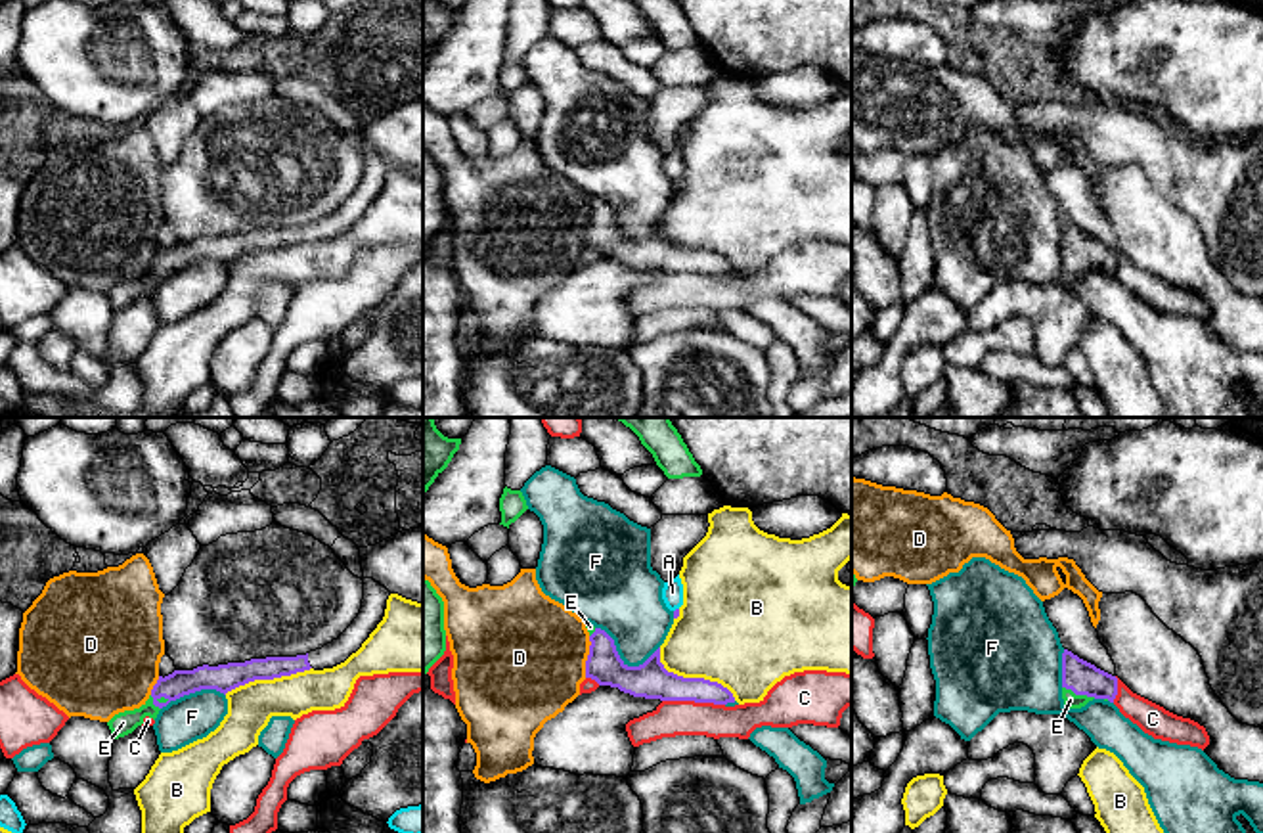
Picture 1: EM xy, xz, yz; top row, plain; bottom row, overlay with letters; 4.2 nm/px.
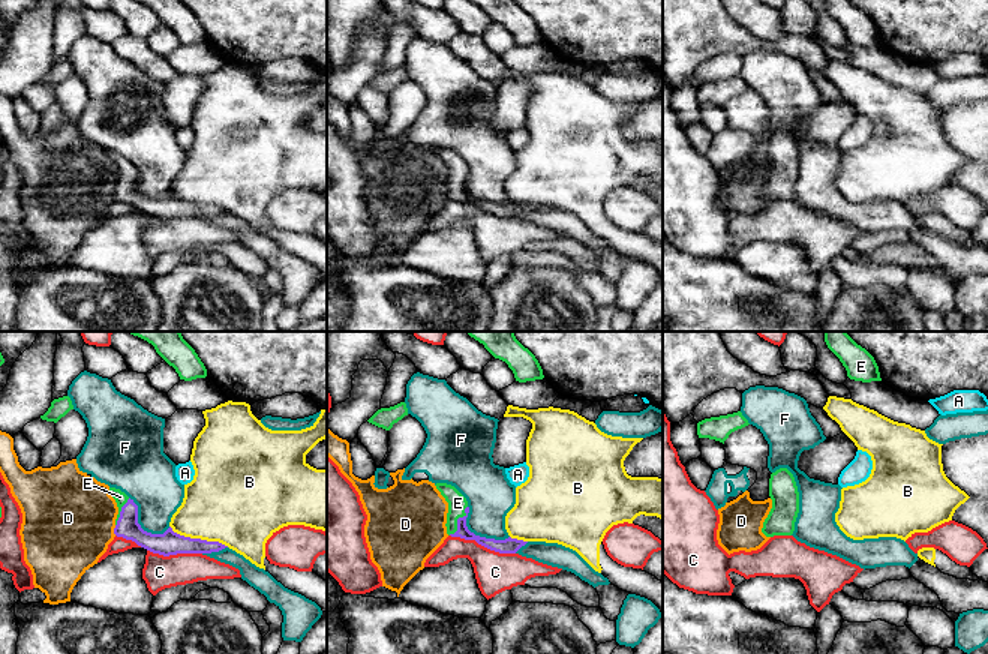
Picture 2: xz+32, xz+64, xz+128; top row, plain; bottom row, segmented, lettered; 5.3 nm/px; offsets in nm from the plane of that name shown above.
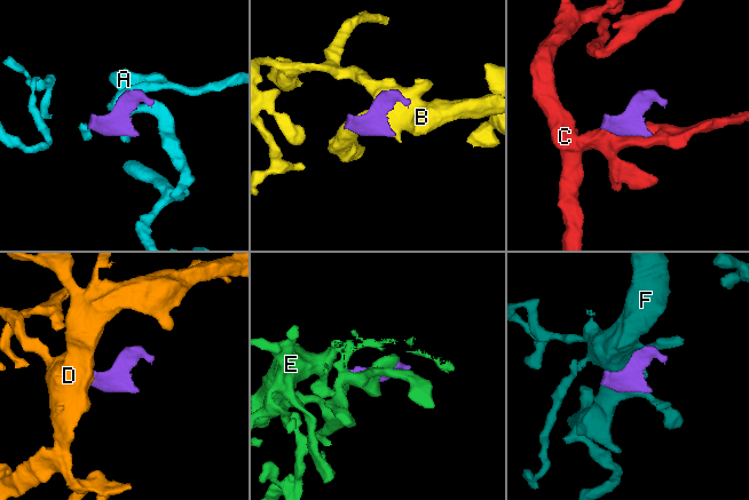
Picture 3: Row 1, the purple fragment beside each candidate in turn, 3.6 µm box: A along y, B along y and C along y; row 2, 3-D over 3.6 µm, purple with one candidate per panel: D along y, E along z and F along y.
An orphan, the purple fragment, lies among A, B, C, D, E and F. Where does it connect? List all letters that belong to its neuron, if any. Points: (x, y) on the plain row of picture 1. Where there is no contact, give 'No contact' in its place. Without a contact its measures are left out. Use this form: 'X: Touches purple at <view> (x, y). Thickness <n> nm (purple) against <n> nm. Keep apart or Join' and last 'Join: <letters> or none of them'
A: Touches purple at xz (676, 180). Thickness 30 nm (purple) against 90 nm. Keep apart
B: Touches purple at xz (691, 249). Thickness 160 nm (purple) against 440 nm. Keep apart
C: Touches purple at xz (693, 270). Thickness 160 nm (purple) against 150 nm. Keep apart
D: Touches purple at xz (588, 228). Thickness 150 nm (purple) against 480 nm. Keep apart
E: Touches purple at yz (1080, 265). Thickness 140 nm (purple) against 60 nm. Join
F: Touches purple at xz (620, 230). Thickness 160 nm (purple) against 320 nm. Keep apart
Join: E

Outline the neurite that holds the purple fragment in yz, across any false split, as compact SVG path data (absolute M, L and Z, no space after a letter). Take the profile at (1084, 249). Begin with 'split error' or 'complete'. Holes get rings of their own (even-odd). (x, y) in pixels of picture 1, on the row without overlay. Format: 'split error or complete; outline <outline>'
split error; outline M1072 222L1062 224L1062 270L1066 280L1081 280L1093 270L1114 274L1118 249L1079 230Z

